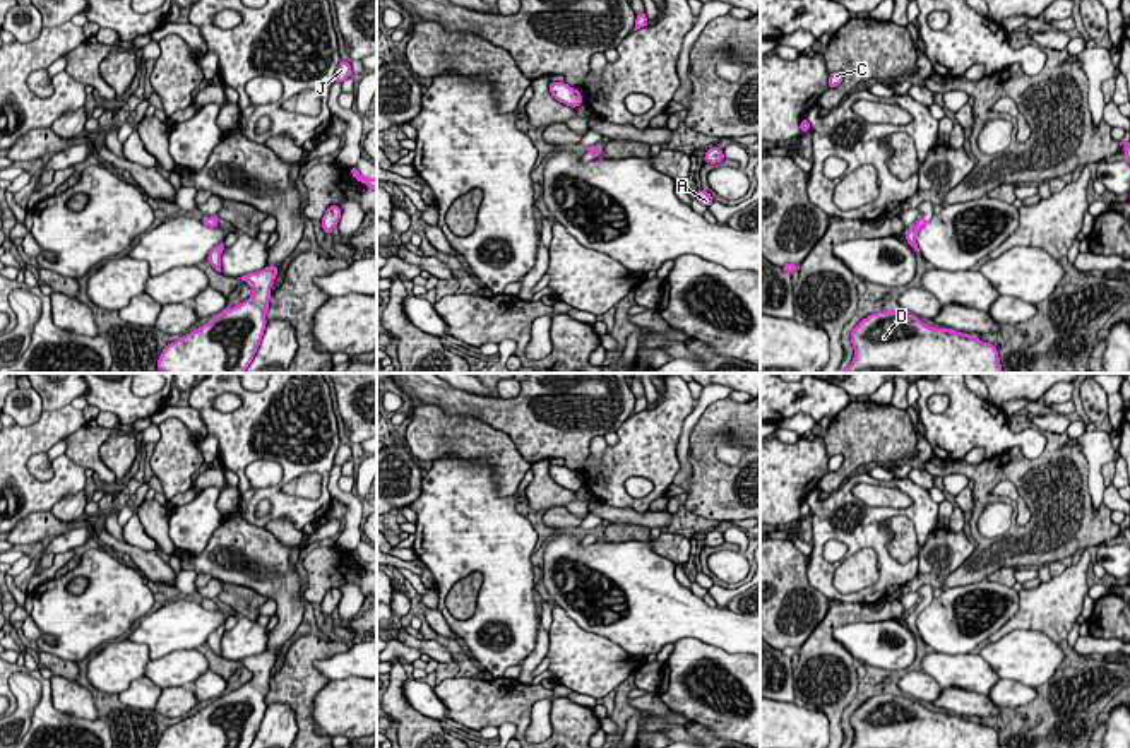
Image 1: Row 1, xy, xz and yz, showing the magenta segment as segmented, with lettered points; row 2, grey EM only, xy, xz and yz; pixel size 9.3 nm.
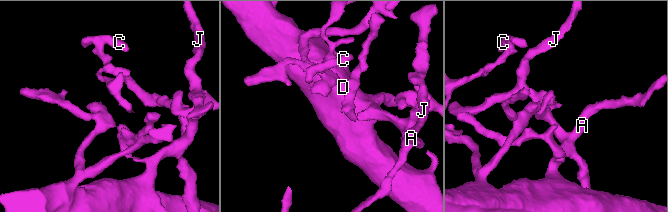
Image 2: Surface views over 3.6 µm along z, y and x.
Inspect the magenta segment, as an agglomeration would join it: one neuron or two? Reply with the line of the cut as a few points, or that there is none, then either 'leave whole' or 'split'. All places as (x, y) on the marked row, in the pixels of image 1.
cut none; leave whole

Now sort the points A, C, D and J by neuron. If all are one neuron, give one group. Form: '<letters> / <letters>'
A C D J

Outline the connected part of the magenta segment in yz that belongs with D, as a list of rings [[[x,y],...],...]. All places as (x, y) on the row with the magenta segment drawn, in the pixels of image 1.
[[[877,312],[851,332],[854,358],[841,373],[1002,373],[998,349],[969,334],[933,329],[904,312]]]

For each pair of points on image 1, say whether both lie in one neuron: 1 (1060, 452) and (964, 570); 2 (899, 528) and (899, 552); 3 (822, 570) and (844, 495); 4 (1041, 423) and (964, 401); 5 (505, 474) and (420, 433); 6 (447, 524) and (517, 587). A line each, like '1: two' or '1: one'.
1: one
2: one
3: one
4: two
5: one
6: one

